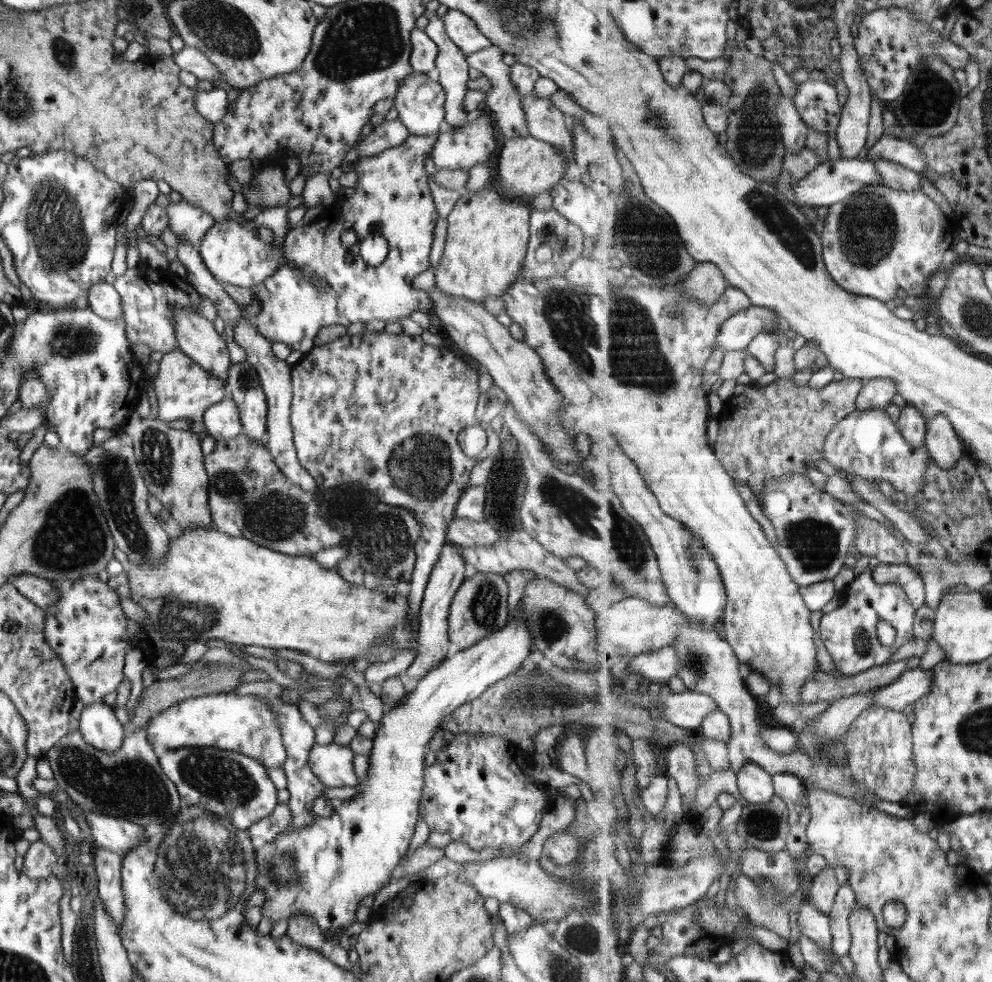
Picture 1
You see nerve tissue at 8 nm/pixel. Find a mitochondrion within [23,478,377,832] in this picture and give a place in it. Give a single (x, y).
(131, 786)

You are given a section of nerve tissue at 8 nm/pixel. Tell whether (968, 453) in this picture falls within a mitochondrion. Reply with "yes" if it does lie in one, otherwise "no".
no

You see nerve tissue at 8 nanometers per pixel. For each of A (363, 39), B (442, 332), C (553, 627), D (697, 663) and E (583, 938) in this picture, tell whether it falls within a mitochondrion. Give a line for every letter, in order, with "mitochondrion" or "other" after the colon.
A: mitochondrion
B: other
C: mitochondrion
D: mitochondrion
E: mitochondrion

